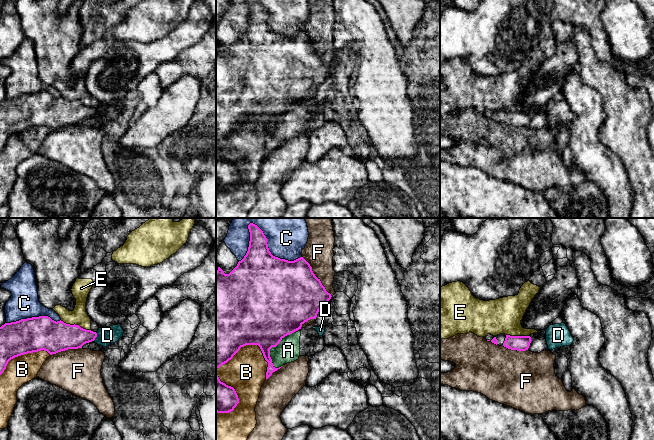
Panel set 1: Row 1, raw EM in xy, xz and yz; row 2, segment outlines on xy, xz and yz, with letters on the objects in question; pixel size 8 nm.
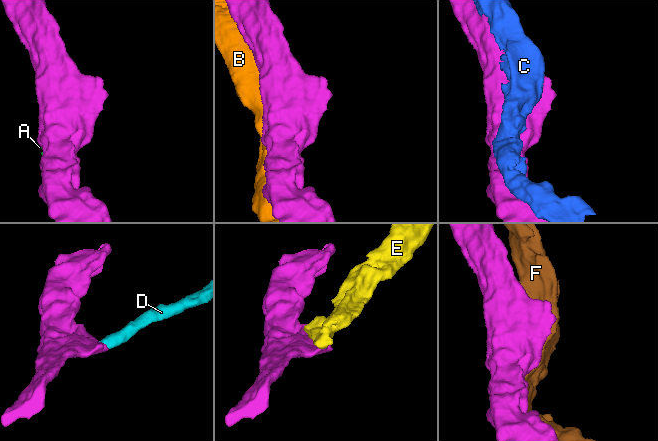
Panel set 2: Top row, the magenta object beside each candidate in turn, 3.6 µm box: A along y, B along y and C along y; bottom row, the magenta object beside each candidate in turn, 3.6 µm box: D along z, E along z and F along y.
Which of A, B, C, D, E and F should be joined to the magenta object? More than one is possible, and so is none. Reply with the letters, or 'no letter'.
no letter

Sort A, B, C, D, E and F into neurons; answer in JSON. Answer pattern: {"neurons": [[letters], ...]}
{"neurons": [["A", "D"], ["B"], ["C"], ["E"], ["F"]]}

